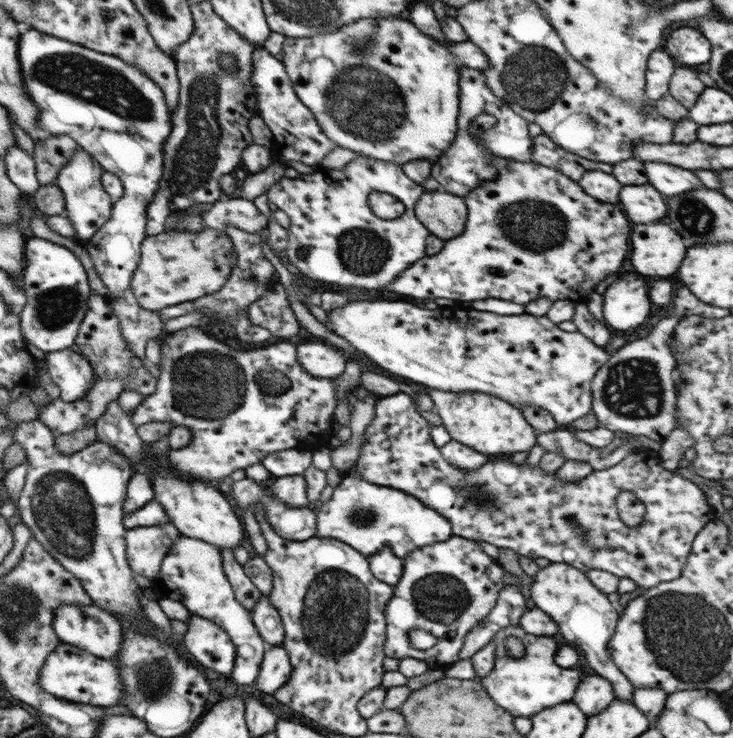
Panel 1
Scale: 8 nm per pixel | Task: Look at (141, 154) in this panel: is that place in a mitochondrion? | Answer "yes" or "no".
no

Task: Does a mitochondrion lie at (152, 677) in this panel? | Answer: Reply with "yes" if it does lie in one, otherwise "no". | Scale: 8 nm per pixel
yes

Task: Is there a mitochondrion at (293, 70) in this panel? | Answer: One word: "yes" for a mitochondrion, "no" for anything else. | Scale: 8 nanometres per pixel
no

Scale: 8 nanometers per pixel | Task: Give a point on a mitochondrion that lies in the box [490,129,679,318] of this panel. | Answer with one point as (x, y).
(526, 221)

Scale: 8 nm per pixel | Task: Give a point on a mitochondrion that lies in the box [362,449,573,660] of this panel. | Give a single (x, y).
(441, 597)

